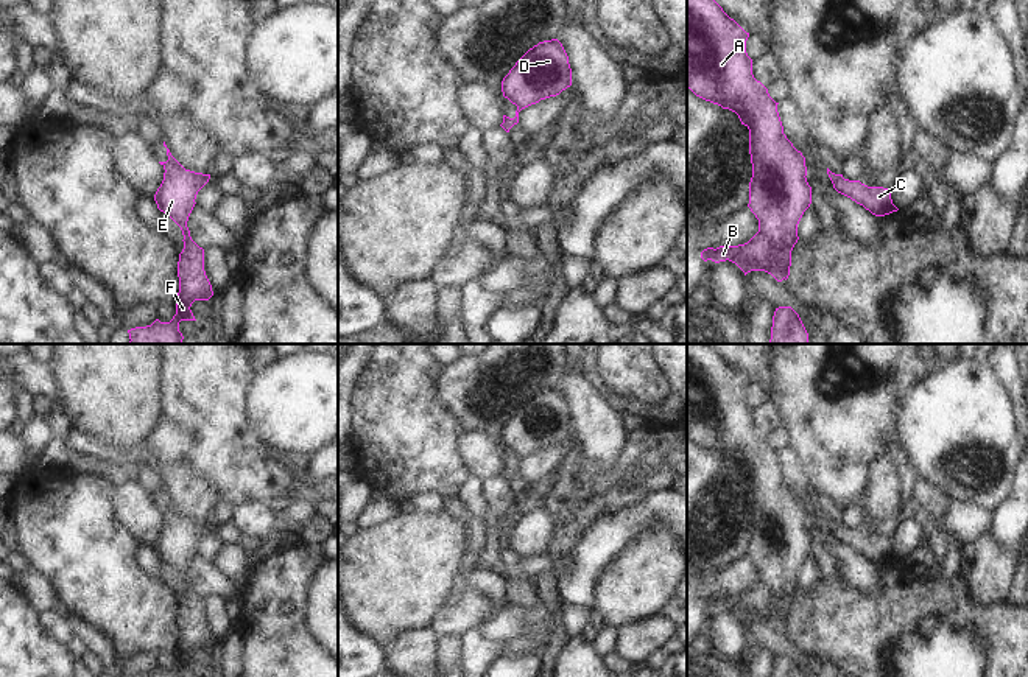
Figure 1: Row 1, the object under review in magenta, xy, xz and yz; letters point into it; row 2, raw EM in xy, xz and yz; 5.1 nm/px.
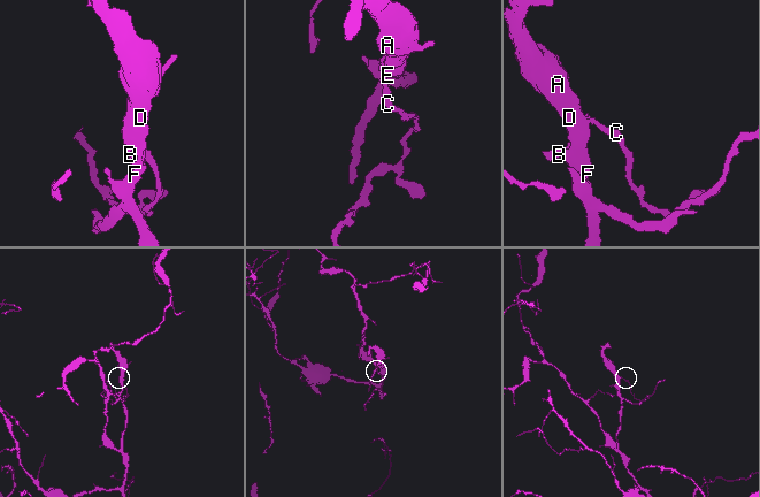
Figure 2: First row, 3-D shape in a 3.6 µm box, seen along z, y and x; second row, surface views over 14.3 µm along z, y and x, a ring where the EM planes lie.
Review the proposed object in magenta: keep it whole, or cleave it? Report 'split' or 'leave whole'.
split

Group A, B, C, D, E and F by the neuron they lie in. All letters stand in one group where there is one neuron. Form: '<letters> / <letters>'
A B D E F / C

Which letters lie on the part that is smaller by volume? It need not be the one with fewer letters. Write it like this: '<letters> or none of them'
C

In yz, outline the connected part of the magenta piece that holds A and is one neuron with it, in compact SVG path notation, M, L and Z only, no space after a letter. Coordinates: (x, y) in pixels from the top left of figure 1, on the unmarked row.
M687 344L687 436L699 447L735 461L749 478L749 503L752 526L748 556L759 568L759 581L745 593L707 596L701 601L704 610L732 610L745 624L765 619L777 630L787 629L791 615L791 599L797 591L797 573L811 552L811 535L807 531L807 515L783 482L777 453L768 437L754 426L752 408L746 402L746 381L709 344Z

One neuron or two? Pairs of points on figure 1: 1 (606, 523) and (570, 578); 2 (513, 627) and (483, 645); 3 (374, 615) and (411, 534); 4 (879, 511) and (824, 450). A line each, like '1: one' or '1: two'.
1: one
2: one
3: one
4: two

